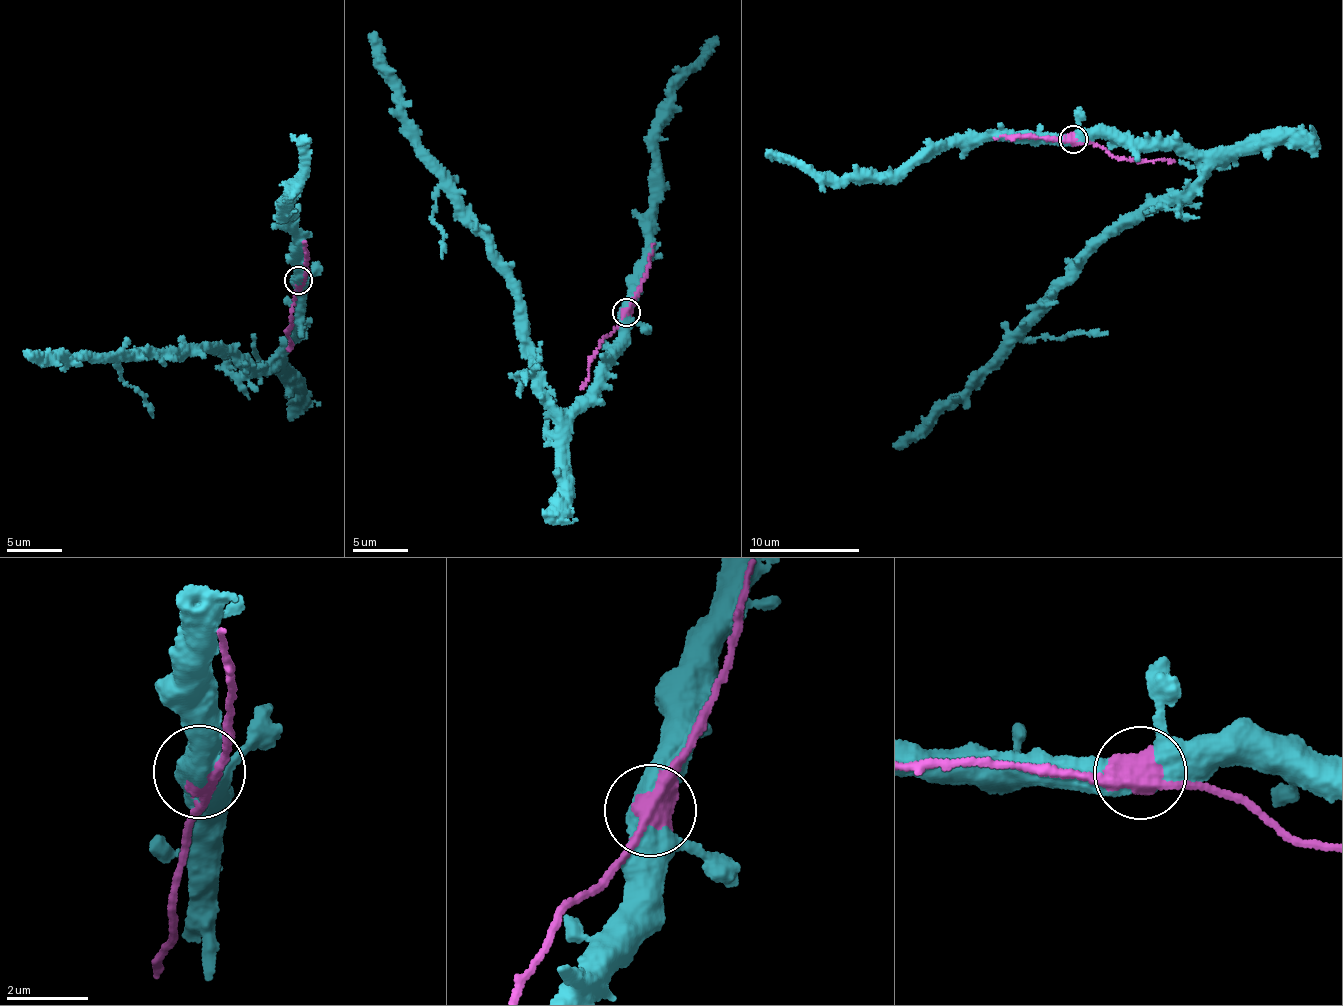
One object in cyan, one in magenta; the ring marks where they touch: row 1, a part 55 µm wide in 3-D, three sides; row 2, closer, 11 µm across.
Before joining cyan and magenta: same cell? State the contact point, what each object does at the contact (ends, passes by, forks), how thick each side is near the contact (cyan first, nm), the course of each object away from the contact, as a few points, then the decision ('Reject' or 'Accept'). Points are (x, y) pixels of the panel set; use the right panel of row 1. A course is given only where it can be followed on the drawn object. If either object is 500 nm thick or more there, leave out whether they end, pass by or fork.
Place: (1073, 139). Thickness 550 nm (cyan) against 600 nm. Course of cyan: (1072, 139), (1150, 138), (1181, 149), (1199, 175), (1090, 240), (984, 369), (895, 446). Course of magenta: (1072, 139), (1093, 142), (1116, 158), (1174, 161). Reject

